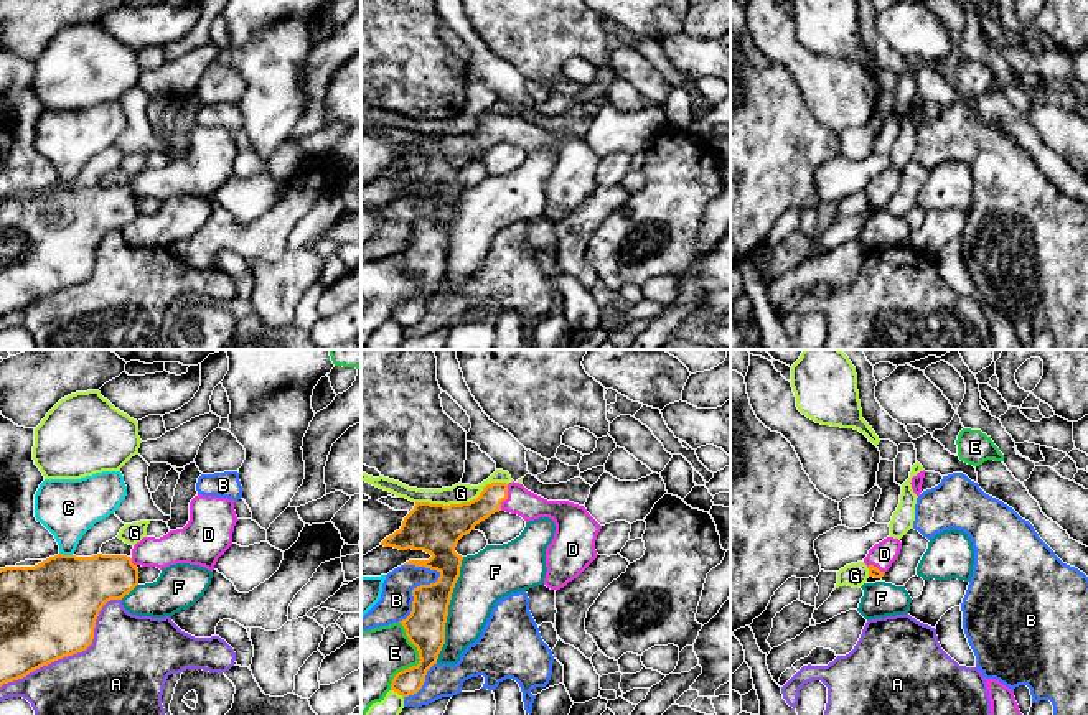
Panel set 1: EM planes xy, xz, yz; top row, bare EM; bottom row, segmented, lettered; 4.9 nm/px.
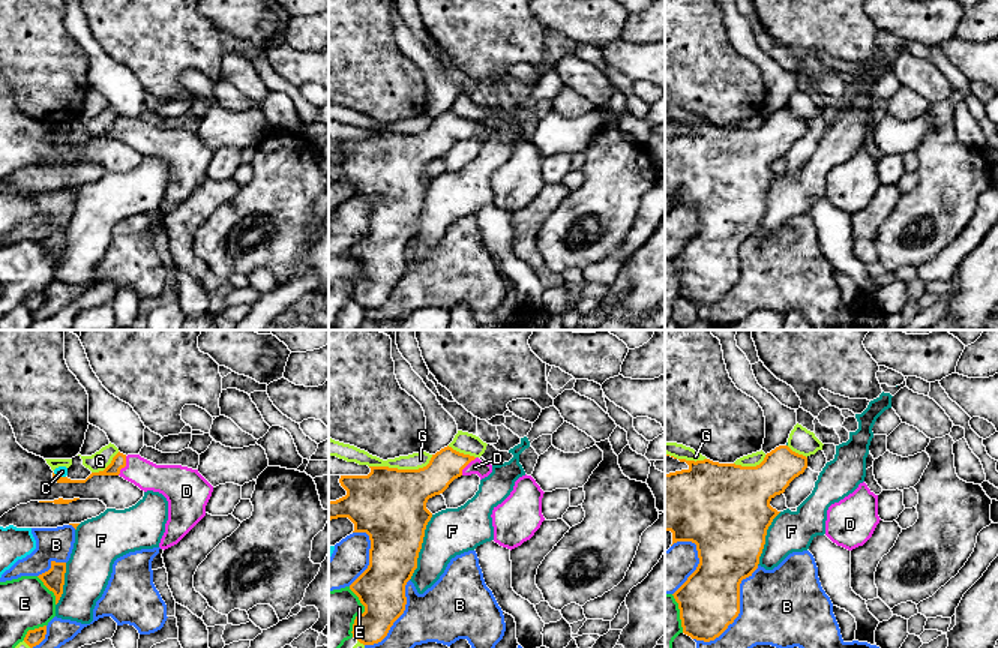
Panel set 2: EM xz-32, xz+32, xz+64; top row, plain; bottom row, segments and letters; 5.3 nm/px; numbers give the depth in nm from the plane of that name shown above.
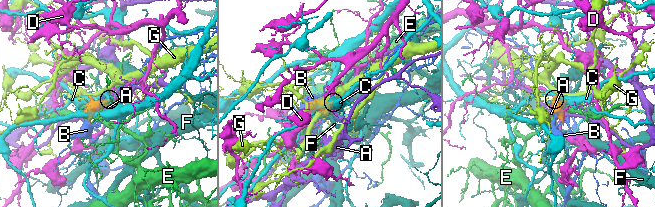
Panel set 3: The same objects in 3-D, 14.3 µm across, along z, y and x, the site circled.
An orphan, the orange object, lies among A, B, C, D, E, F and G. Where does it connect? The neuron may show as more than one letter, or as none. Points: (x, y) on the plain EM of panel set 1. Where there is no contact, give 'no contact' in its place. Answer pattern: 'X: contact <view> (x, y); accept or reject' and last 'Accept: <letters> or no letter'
A: contact xy (73, 284); reject
B: contact xz (412, 223); reject
C: contact xy (66, 186); reject
D: contact xz (506, 129); accept
E: contact xz (419, 292); reject
F: contact xz (447, 241); reject
G: contact xz (462, 134); reject
Accept: D

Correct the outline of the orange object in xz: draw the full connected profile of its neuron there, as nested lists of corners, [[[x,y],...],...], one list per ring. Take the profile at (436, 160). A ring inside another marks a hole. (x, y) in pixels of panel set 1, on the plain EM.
[[[491,114],[480,127],[462,135],[415,133],[402,157],[381,176],[399,181],[424,181],[429,191],[409,191],[404,196],[425,198],[440,204],[430,216],[412,221],[412,242],[399,252],[409,272],[419,282],[419,295],[397,303],[391,321],[402,328],[417,325],[427,301],[437,295],[445,275],[445,254],[463,188],[455,183],[458,171],[491,145],[506,142],[526,153],[549,148],[556,155],[552,173],[546,180],[544,216],[560,221],[577,209],[595,189],[595,171],[602,157],[584,137],[569,132],[547,132],[519,114]]]

